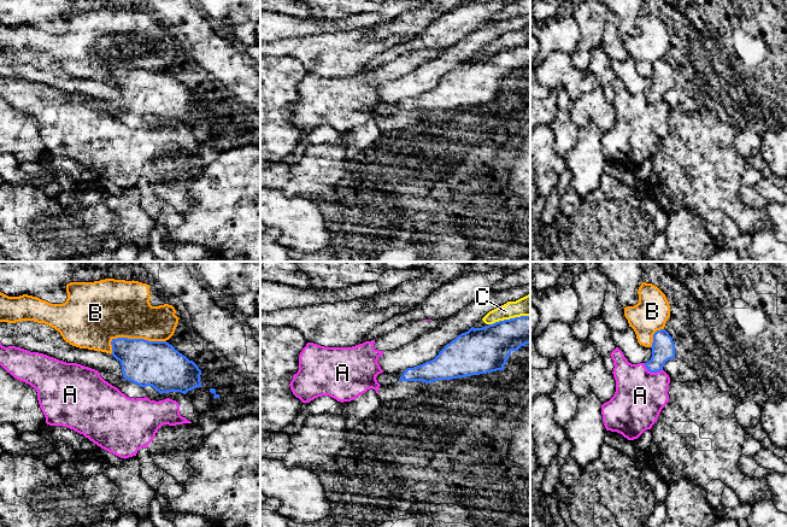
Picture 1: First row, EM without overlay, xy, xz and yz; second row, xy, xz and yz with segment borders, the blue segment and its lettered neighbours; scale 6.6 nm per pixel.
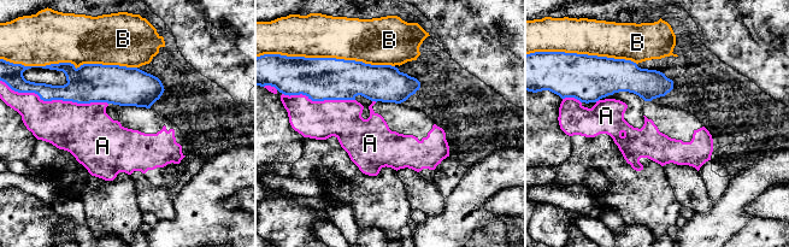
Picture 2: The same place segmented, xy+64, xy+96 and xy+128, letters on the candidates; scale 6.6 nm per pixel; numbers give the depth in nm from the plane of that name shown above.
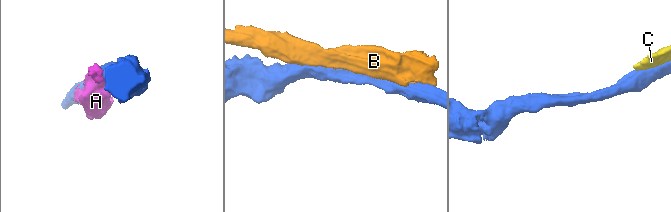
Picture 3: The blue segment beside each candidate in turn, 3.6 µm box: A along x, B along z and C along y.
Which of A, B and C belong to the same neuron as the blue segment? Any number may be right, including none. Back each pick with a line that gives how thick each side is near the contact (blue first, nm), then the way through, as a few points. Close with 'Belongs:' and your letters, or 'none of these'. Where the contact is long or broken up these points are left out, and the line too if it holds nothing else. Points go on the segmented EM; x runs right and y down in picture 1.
Belongs: none of these

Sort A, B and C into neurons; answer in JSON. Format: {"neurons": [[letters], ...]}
{"neurons": [["A"], ["B", "C"]]}

